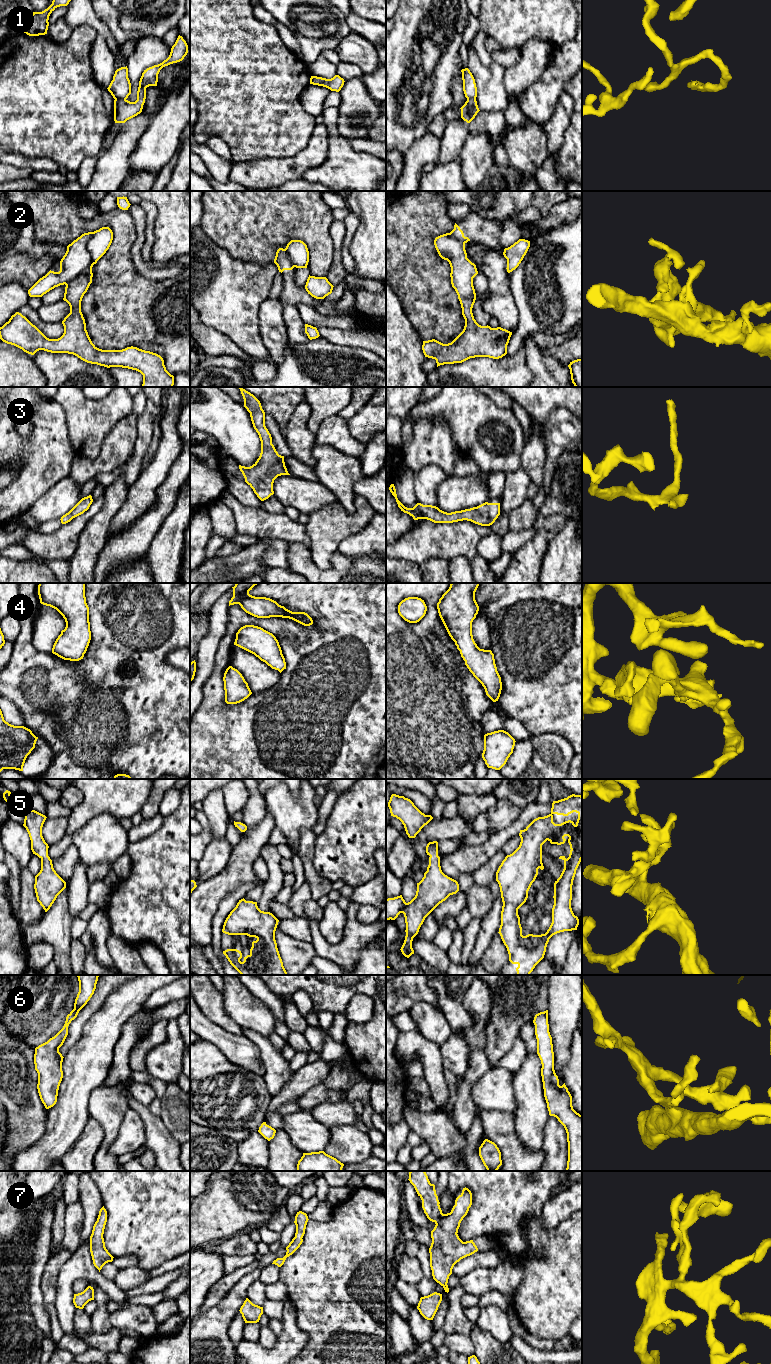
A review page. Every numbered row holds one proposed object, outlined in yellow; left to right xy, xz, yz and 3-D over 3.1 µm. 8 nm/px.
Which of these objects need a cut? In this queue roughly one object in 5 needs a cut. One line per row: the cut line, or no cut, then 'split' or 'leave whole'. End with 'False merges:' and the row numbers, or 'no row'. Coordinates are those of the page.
1: xy (115, 98), (125, 99) | split
2: no cut | leave whole
3: no cut | leave whole
4: no cut | leave whole
5: no cut | leave whole
6: no cut | leave whole
7: no cut | leave whole
False merges: 1

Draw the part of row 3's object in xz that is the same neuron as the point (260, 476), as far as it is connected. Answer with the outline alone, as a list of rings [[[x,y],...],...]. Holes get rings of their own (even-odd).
[[[239,387],[244,399],[244,407],[250,413],[254,429],[261,441],[261,453],[250,467],[239,465],[245,482],[253,489],[257,497],[264,501],[274,494],[274,480],[281,475],[290,475],[284,462],[284,456],[276,451],[272,437],[265,426],[265,412],[260,401],[250,392]]]

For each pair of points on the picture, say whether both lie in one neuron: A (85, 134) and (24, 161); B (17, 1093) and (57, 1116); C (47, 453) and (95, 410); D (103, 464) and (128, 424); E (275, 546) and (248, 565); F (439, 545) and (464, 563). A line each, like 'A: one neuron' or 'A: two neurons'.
A: two neurons
B: two neurons
C: two neurons
D: one neuron
E: two neurons
F: two neurons

